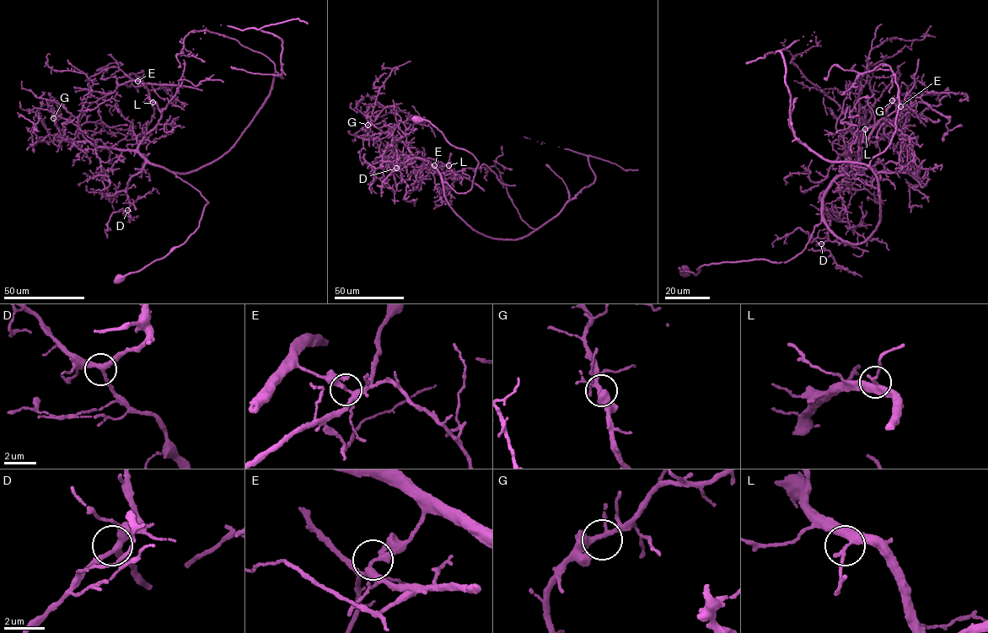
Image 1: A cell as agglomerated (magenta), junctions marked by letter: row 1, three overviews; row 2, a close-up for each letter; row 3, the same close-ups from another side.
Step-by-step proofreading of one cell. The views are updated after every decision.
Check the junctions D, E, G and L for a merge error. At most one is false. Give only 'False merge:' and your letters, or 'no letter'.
False merge: E

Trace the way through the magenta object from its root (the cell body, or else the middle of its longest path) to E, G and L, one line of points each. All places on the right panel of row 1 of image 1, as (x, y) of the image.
E: (683, 269), (781, 262), (803, 250), (825, 194), (860, 163), (865, 130), (900, 106)
G: (683, 269), (781, 262), (803, 250), (850, 147), (881, 136), (892, 100)
L: (683, 269), (695, 275), (712, 264), (781, 262), (803, 250), (823, 219), (825, 194), (860, 163), (865, 129)

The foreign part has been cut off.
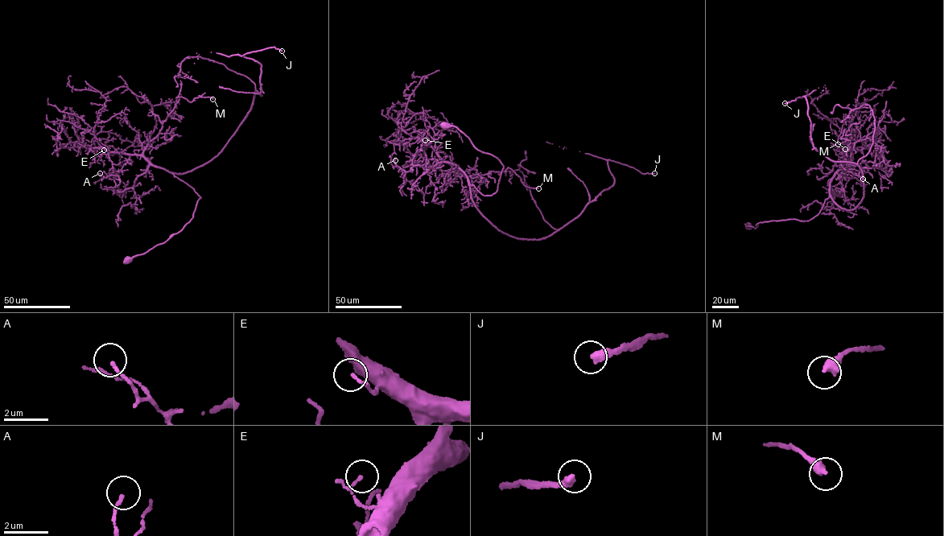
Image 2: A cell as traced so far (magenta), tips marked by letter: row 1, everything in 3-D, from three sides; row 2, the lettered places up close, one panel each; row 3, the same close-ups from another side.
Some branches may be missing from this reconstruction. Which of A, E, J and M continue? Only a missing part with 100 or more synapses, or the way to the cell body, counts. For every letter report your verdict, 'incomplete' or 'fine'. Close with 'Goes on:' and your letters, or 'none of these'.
A: fine
E: fine
J: incomplete
M: fine
Goes on: J

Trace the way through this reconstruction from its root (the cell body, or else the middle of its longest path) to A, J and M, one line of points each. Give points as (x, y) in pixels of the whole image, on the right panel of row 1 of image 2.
A: (748, 224), (810, 220), (820, 212), (831, 180), (844, 166), (844, 176), (862, 186), (863, 179)
J: (748, 224), (810, 220), (829, 196), (851, 210), (863, 196), (859, 166), (814, 146), (805, 97), (785, 103)
M: (748, 224), (805, 220), (818, 213), (831, 180), (852, 162), (844, 129), (840, 138), (846, 140), (838, 144)

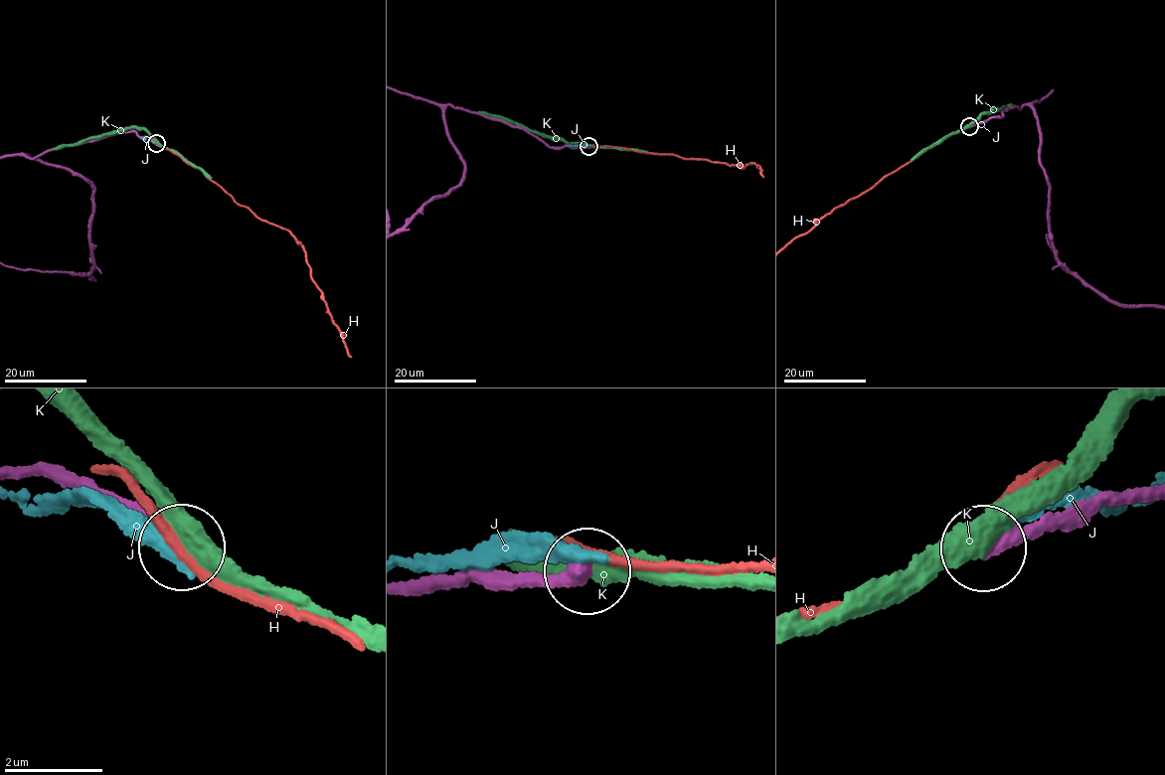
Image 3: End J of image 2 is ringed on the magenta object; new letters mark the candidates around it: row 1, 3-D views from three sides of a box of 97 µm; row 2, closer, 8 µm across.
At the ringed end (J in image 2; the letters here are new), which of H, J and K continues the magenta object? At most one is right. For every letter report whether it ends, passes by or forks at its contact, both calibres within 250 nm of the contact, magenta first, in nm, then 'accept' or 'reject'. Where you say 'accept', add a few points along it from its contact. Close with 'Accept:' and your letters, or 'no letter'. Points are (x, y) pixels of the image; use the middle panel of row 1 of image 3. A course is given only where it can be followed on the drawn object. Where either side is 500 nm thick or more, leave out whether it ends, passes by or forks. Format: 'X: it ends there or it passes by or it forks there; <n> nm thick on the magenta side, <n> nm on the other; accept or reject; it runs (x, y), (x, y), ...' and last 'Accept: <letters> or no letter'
H: it passes by; 400 nm thick on the magenta side, 200 nm on the other; reject
J: it ends there; 400 nm thick on the magenta side, 400 nm on the other; reject
K: it passes by; 400 nm thick on the magenta side, 440 nm on the other; reject
Accept: no letter

